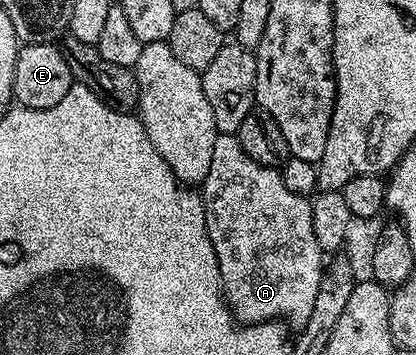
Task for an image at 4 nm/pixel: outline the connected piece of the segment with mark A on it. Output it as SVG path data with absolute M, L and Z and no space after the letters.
M217 133L214 140L214 160L210 160L210 172L202 183L202 197L206 212L206 232L210 236L210 244L214 248L214 256L218 260L220 284L224 291L224 300L232 317L240 324L255 324L257 322L274 322L283 320L289 327L299 328L310 320L310 312L314 312L314 296L318 296L318 284L324 275L326 265L325 251L321 250L318 240L314 240L314 220L312 219L312 203L308 198L298 196L282 184L279 169L263 166L255 162L240 146L240 139L236 134Z

